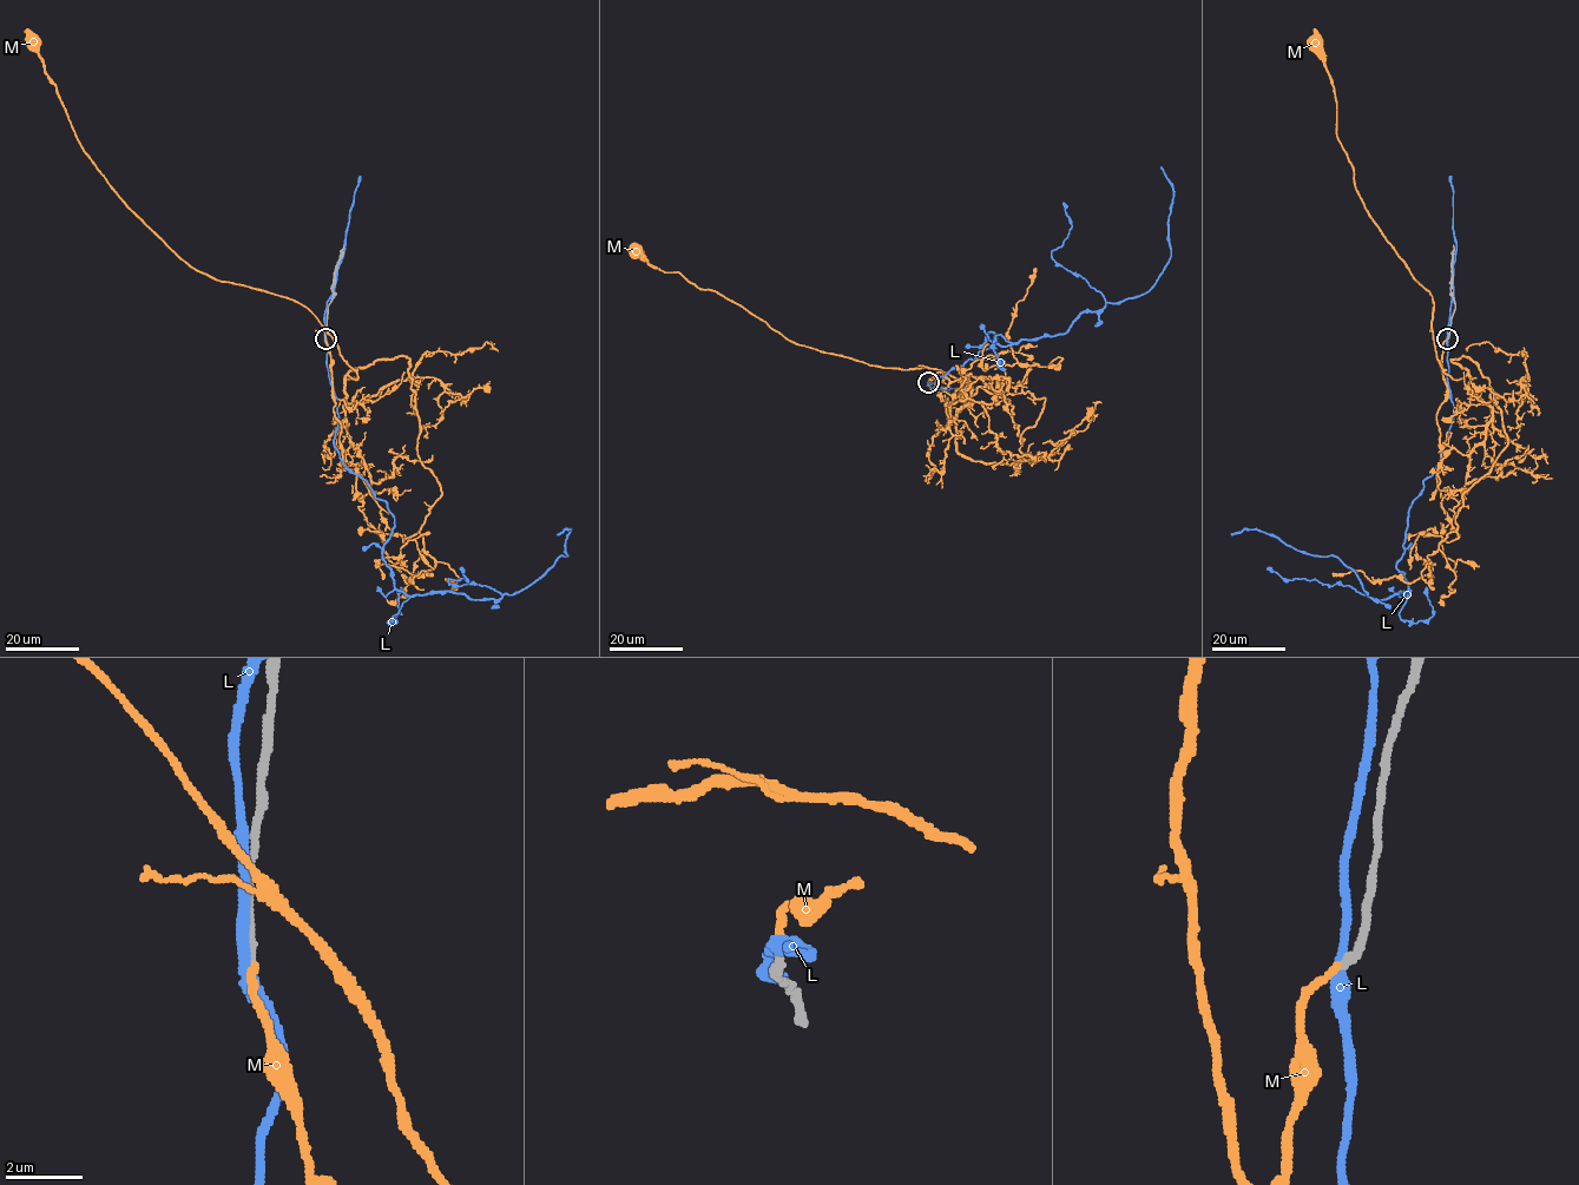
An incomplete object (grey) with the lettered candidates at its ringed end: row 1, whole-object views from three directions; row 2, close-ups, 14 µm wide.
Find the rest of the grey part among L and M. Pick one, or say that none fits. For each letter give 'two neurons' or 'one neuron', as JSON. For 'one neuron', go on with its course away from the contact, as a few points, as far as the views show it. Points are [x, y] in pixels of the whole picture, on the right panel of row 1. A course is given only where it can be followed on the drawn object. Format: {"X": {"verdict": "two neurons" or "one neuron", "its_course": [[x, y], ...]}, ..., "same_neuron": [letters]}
{"L": {"verdict": "two neurons"}, "M": {"verdict": "one neuron", "its_course": [[1447, 338], [1458, 538], [1500, 409], [1471, 360], [1452, 379], [1436, 359], [1315, 41]]}, "same_neuron": ["M"]}

